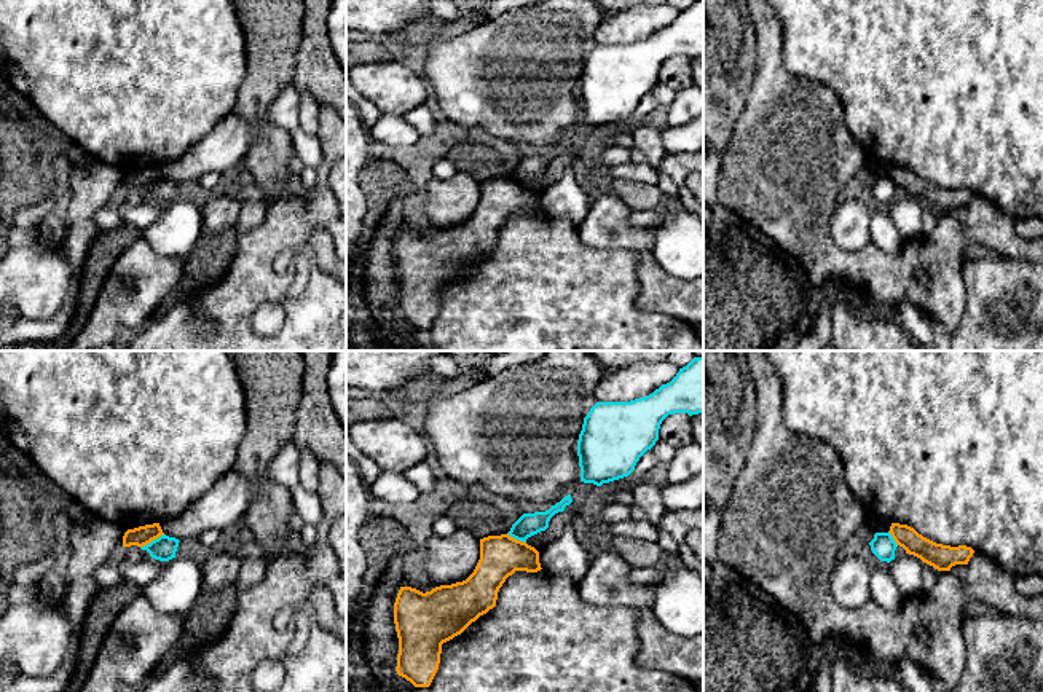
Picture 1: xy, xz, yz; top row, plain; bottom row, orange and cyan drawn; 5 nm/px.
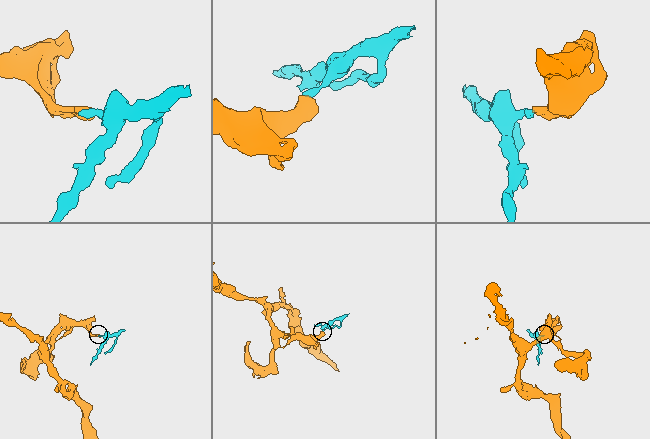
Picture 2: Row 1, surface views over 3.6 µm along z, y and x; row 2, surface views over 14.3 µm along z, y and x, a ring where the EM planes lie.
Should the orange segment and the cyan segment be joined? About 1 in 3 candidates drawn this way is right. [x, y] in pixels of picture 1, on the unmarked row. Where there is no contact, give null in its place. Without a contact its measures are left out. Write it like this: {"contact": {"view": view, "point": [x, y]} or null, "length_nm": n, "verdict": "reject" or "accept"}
{"contact": {"view": "xy", "point": [152, 182]}, "length_nm": 140, "verdict": "reject"}

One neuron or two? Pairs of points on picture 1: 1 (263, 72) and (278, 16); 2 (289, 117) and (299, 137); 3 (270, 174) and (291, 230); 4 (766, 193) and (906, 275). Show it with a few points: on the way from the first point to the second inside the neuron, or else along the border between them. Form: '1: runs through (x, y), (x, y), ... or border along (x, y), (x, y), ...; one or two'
1: runs through (271, 58), (271, 31); one
2: border along (299, 129), (292, 134); two
3: border along (297, 195), (270, 204); two
4: runs through (801, 228), (836, 263), (871, 270); one

